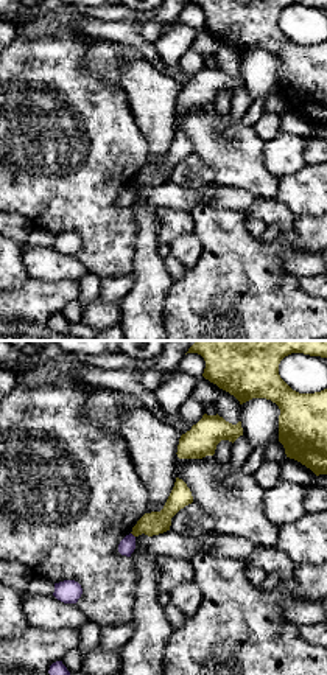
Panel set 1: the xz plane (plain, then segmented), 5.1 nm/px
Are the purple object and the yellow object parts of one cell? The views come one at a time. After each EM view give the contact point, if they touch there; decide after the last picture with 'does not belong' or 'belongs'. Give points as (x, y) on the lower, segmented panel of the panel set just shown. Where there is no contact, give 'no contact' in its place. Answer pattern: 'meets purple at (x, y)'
meets purple at (133, 535)

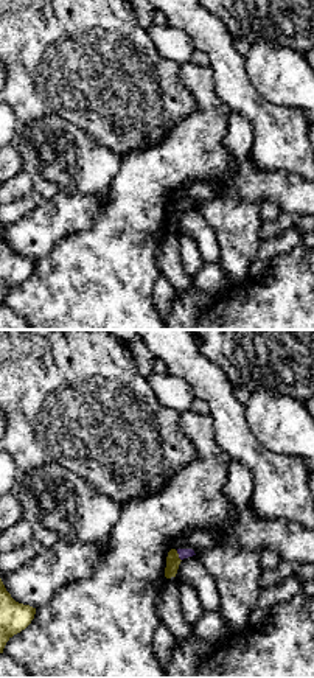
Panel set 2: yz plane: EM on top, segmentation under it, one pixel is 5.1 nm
meets purple at (179, 555)

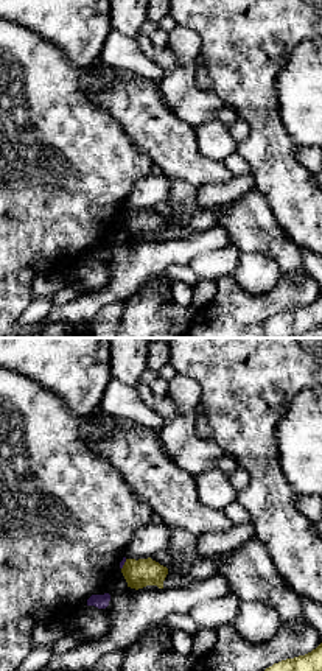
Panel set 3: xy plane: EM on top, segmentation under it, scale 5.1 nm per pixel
meets purple at (123, 564)

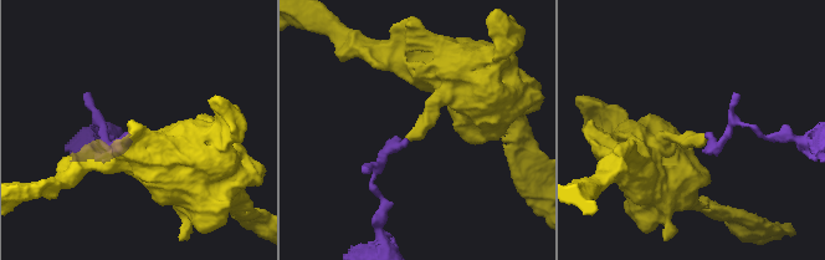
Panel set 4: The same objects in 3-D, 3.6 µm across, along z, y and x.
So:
does not belong

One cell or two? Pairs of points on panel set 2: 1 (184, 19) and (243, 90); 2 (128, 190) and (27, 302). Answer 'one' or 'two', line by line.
1: one
2: one

